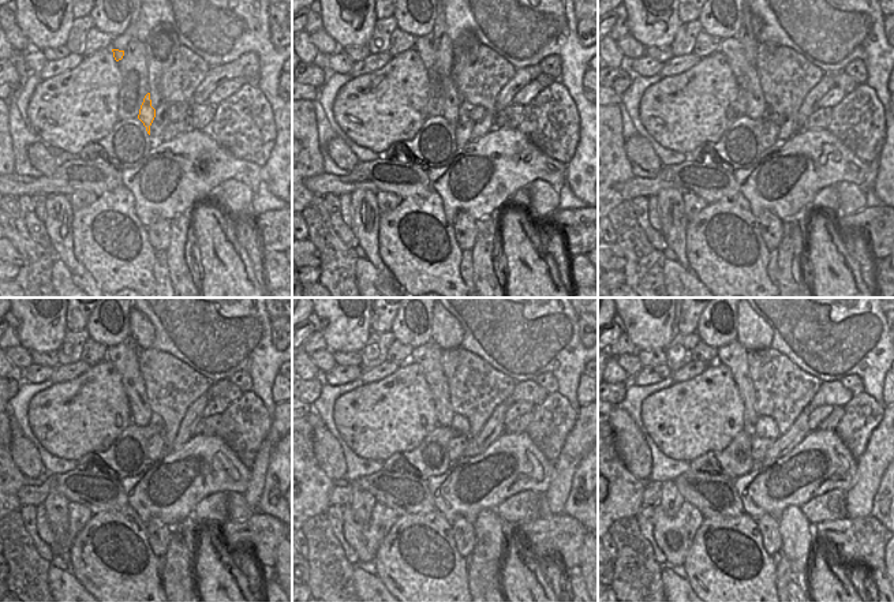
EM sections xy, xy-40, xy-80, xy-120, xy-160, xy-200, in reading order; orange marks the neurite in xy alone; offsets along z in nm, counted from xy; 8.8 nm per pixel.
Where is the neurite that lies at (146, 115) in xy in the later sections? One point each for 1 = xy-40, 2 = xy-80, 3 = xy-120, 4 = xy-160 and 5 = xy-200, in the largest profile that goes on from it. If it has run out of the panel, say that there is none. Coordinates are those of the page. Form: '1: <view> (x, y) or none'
1: xy-40 (452, 100)
2: xy-80 (745, 75)
3: xy-120 (123, 356)
4: xy-160 (427, 356)
5: xy-200 (733, 355)

